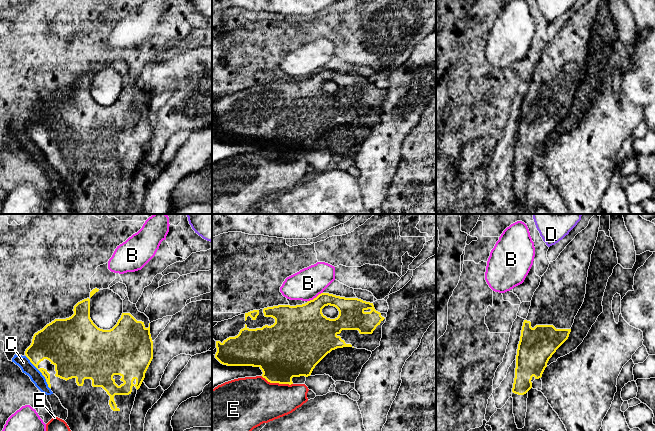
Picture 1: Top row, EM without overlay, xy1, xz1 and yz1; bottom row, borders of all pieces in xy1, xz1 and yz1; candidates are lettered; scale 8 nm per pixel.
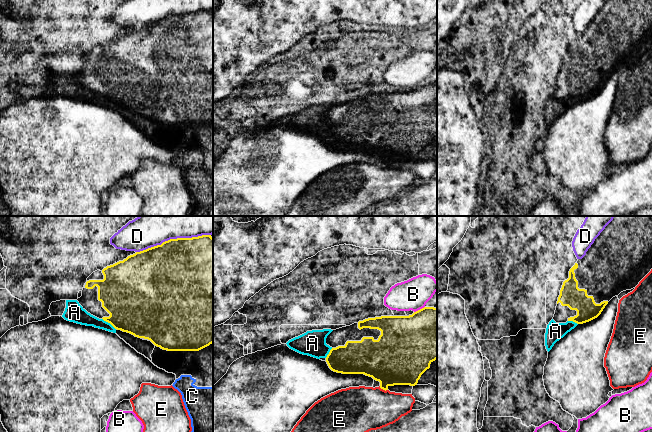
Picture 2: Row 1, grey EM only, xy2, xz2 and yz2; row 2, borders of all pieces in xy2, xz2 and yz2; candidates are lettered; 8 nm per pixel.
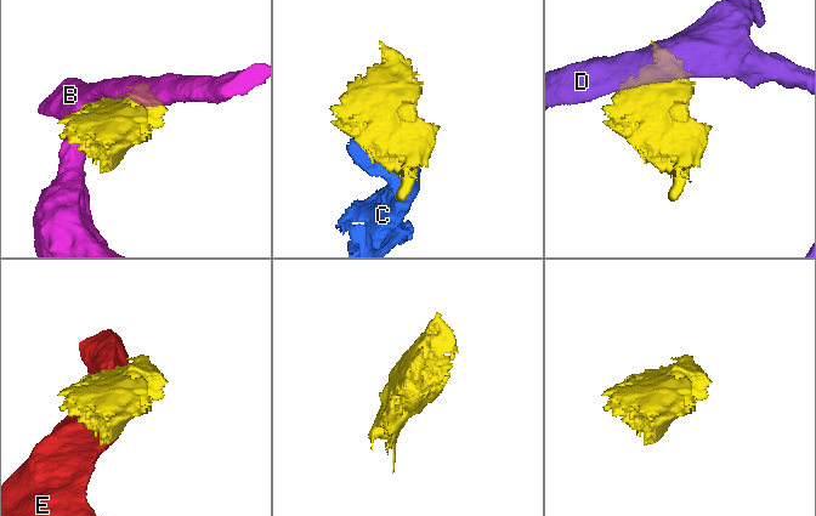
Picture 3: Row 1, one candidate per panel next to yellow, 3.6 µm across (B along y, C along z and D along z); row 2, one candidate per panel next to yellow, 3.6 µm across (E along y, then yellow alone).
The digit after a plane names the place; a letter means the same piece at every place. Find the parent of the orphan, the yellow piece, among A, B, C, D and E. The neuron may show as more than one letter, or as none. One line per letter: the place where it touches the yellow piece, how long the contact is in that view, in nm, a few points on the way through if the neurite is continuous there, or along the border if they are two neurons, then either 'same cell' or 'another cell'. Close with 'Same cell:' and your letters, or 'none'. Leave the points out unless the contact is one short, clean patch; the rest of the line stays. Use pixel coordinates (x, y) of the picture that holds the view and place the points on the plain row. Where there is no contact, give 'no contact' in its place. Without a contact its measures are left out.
A: xy2 (109, 98) | 140 nm | along xy2 (102, 94), (115, 105) | another cell
B: xz1 (316, 73) | 140 nm | along xz1 (322, 68), (308, 77) | another cell
C: xy1 (40, 147) | 320 nm | another cell
D: xy2 (173, 15) | 600 nm | another cell
E: xz1 (277, 158) | 260 nm | another cell
Same cell: none

